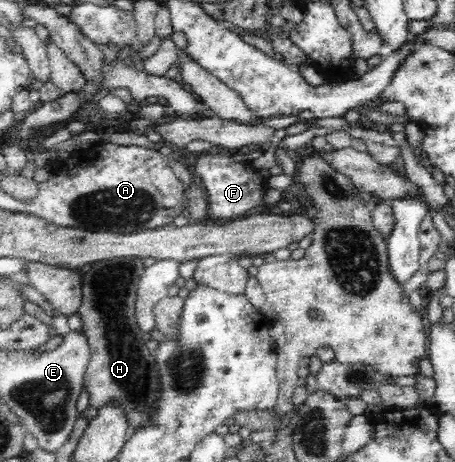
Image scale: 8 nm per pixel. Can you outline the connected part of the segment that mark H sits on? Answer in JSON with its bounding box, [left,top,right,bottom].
[77,256,163,434]

